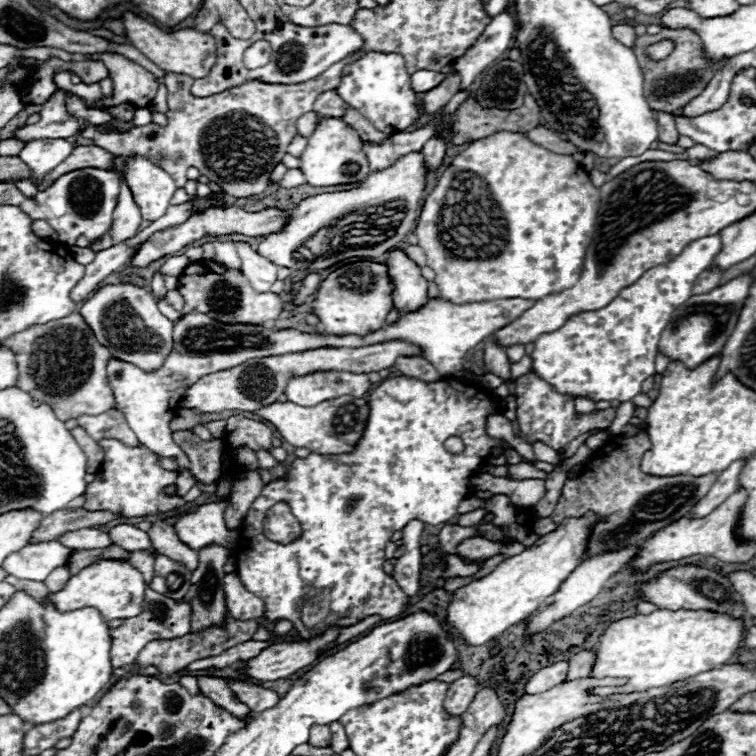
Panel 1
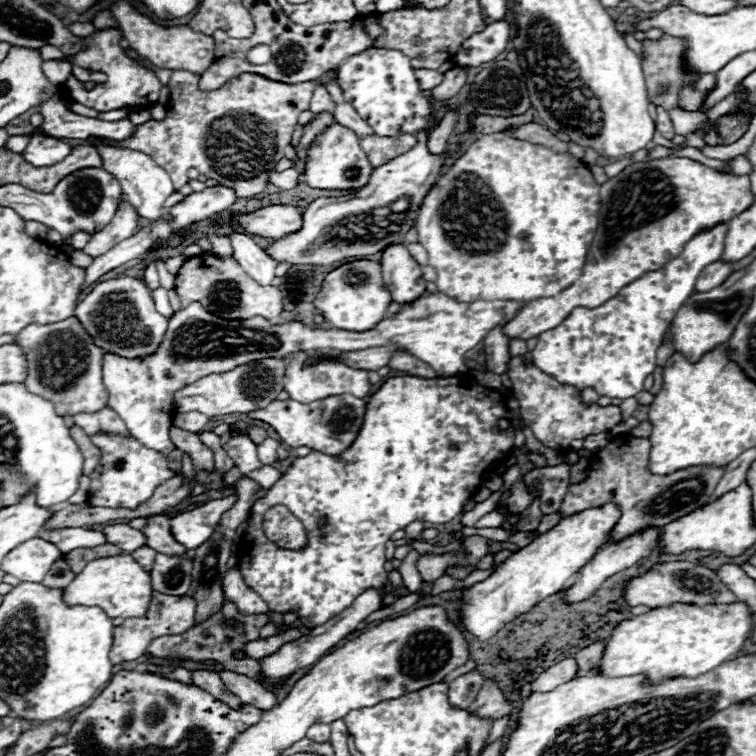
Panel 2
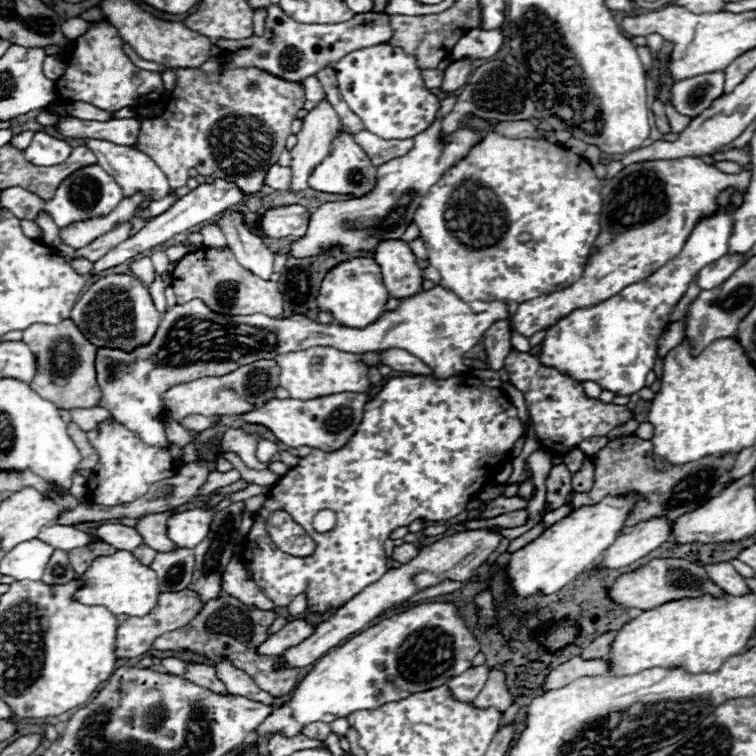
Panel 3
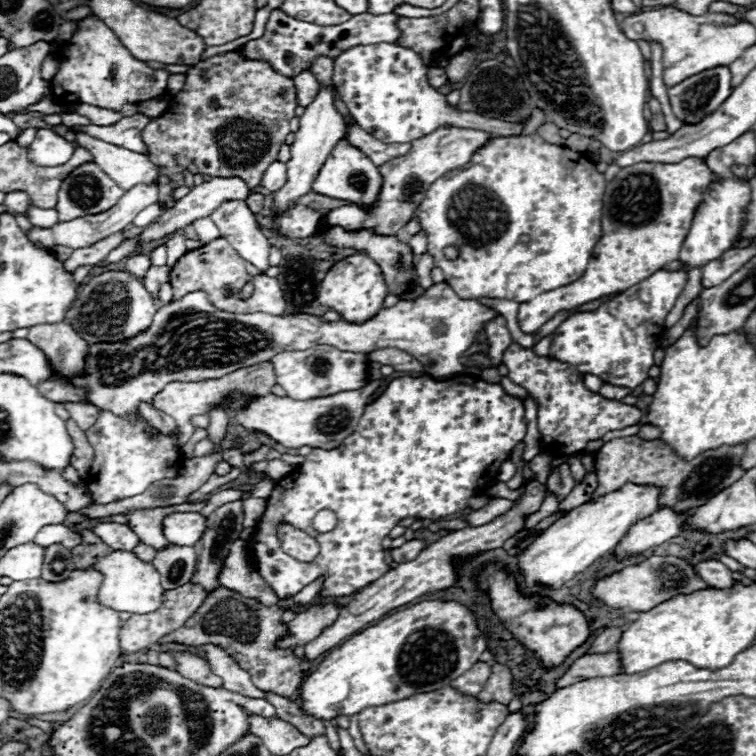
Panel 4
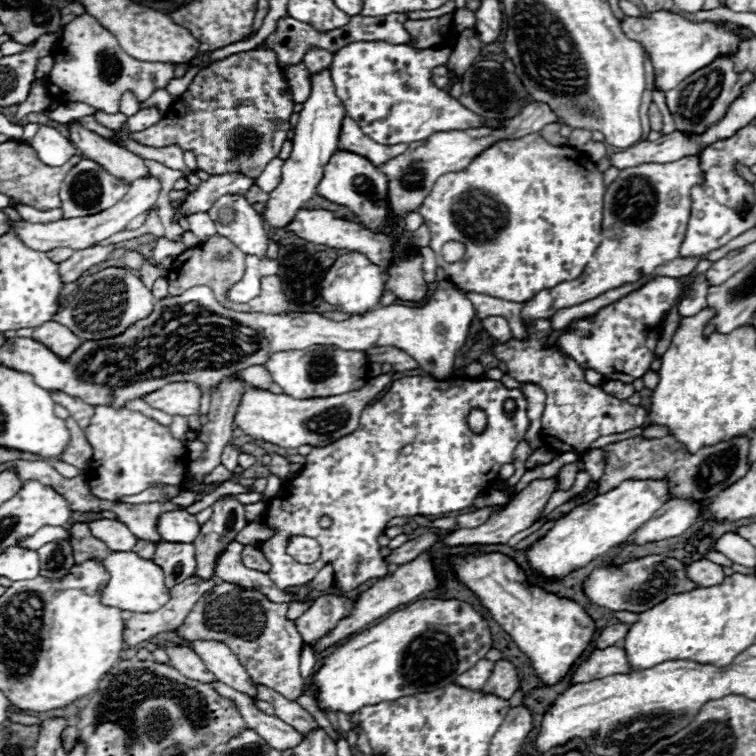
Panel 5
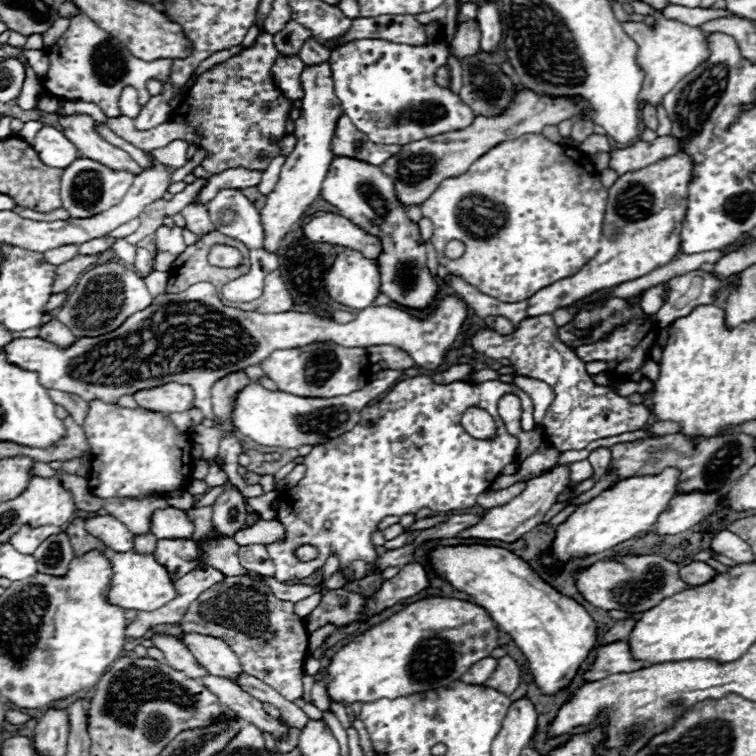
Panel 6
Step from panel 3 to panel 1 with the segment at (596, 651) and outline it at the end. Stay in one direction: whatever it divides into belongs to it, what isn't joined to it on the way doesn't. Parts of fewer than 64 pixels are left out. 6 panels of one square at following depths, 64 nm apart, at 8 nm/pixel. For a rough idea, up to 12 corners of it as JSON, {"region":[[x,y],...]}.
{"region":[[594,650],[572,656],[566,682],[586,678]]}

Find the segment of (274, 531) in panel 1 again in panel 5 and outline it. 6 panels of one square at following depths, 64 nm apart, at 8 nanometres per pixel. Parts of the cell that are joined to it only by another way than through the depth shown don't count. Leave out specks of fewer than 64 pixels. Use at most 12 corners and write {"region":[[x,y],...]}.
{"region":[[290,536],[288,554],[310,564],[320,556],[320,546],[308,536]]}

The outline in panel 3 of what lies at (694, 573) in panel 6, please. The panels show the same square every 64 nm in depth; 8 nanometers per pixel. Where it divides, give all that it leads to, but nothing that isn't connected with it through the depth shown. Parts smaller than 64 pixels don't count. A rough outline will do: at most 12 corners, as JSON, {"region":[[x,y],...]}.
{"region":[[730,562],[704,566],[728,594],[750,592],[742,574]]}

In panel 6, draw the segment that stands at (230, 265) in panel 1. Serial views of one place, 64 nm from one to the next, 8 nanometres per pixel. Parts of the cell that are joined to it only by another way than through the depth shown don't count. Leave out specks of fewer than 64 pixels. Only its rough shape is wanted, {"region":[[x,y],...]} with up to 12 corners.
{"region":[[190,204],[180,214],[198,238],[216,230],[208,210]]}

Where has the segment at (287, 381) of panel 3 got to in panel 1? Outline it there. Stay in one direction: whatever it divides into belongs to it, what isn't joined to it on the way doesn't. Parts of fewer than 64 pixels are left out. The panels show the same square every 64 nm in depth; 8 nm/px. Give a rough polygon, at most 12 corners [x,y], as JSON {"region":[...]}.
{"region":[[316,372],[292,378],[286,396],[316,406],[344,394],[362,398],[366,374]]}

